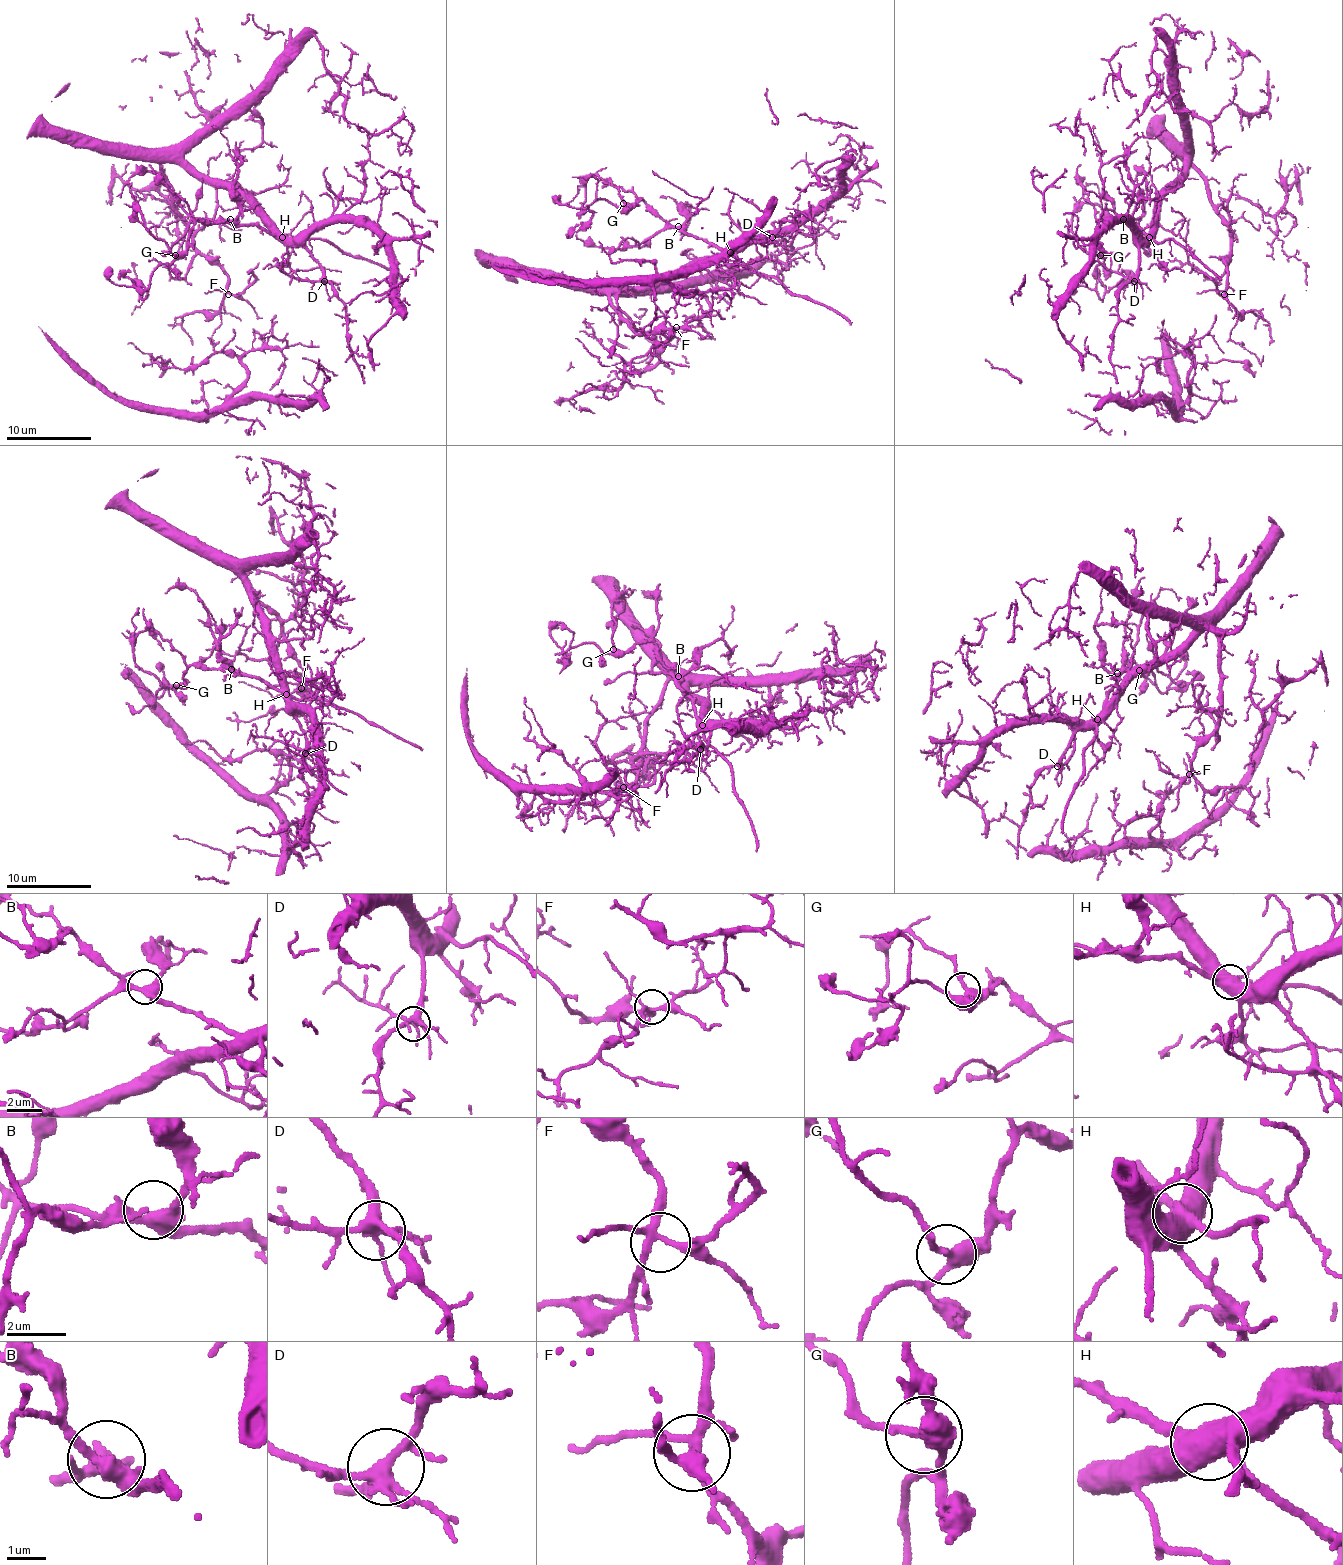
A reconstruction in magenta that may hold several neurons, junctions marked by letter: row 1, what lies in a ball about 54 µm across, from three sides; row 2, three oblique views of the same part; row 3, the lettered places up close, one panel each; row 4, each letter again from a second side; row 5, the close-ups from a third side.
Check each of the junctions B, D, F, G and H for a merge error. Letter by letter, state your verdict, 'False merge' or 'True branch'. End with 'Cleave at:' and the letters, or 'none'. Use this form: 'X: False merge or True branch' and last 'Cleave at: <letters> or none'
B: True branch
D: True branch
F: True branch
G: True branch
H: False merge
Cleave at: H

